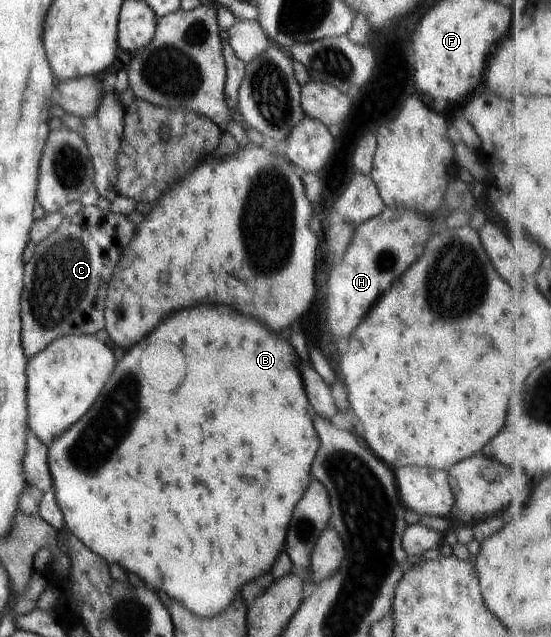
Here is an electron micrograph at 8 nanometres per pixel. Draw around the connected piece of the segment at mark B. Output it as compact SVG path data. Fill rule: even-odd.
M199 305L175 311L173 315L165 317L165 321L159 323L155 331L151 331L143 341L133 345L123 355L123 359L116 361L115 369L95 400L95 405L91 405L91 409L77 423L48 445L47 465L53 478L57 505L63 514L64 529L67 529L67 533L75 535L87 549L105 557L109 563L119 563L123 569L139 575L153 589L163 589L169 597L181 601L187 609L191 609L193 615L204 618L215 617L223 612L221 609L225 609L231 603L235 591L239 591L245 585L245 581L267 573L273 561L277 559L279 551L285 549L287 525L291 521L297 501L303 497L311 481L311 463L321 445L307 407L309 399L305 395L305 387L299 375L297 355L293 355L293 347L289 341L279 339L279 335L267 331L267 327L257 319L247 317L235 309L229 309L227 305ZM157 345L161 349L165 345L173 345L183 353L185 379L173 391L159 391L147 379L133 379L133 361L137 361L135 355L139 353L143 355L145 351L149 353L149 349ZM155 471L157 479L163 485L155 485Z

